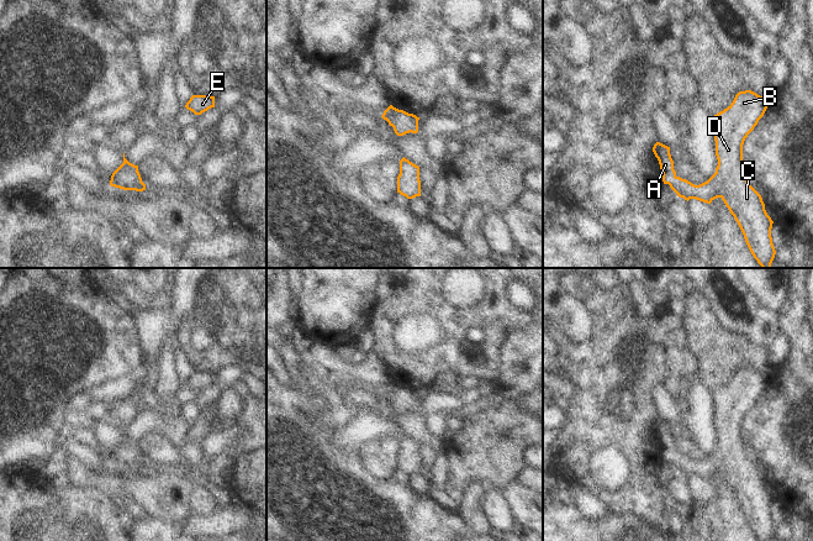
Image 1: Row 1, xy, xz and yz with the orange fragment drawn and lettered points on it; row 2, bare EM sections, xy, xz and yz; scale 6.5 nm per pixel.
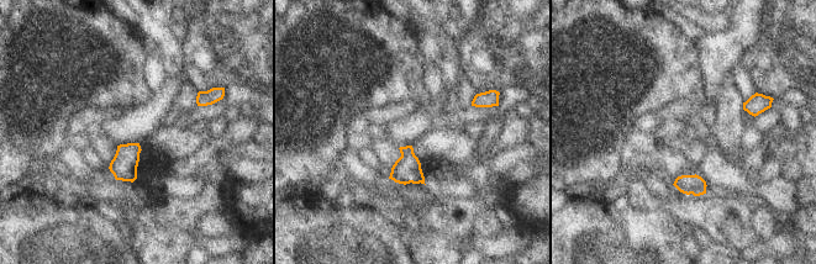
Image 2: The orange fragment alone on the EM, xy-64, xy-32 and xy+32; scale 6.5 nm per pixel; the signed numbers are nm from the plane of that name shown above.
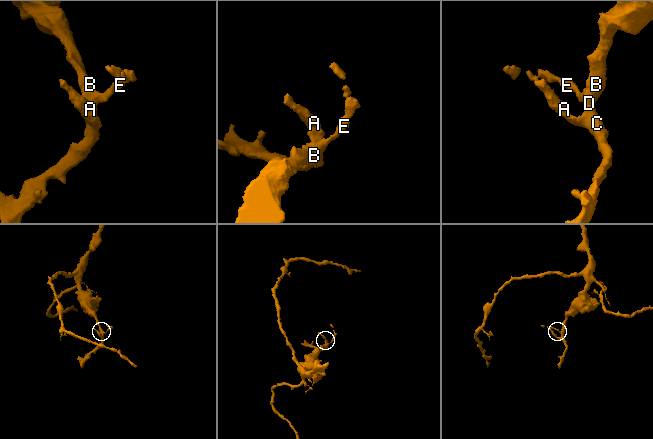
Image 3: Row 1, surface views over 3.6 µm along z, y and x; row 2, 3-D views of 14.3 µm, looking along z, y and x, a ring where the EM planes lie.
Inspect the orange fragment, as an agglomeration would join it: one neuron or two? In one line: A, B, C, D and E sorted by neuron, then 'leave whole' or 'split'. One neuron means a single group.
A B C D E | leave whole

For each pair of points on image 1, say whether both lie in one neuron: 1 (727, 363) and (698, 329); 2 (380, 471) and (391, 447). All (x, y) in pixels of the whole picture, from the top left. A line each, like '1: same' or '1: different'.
1: same
2: same

